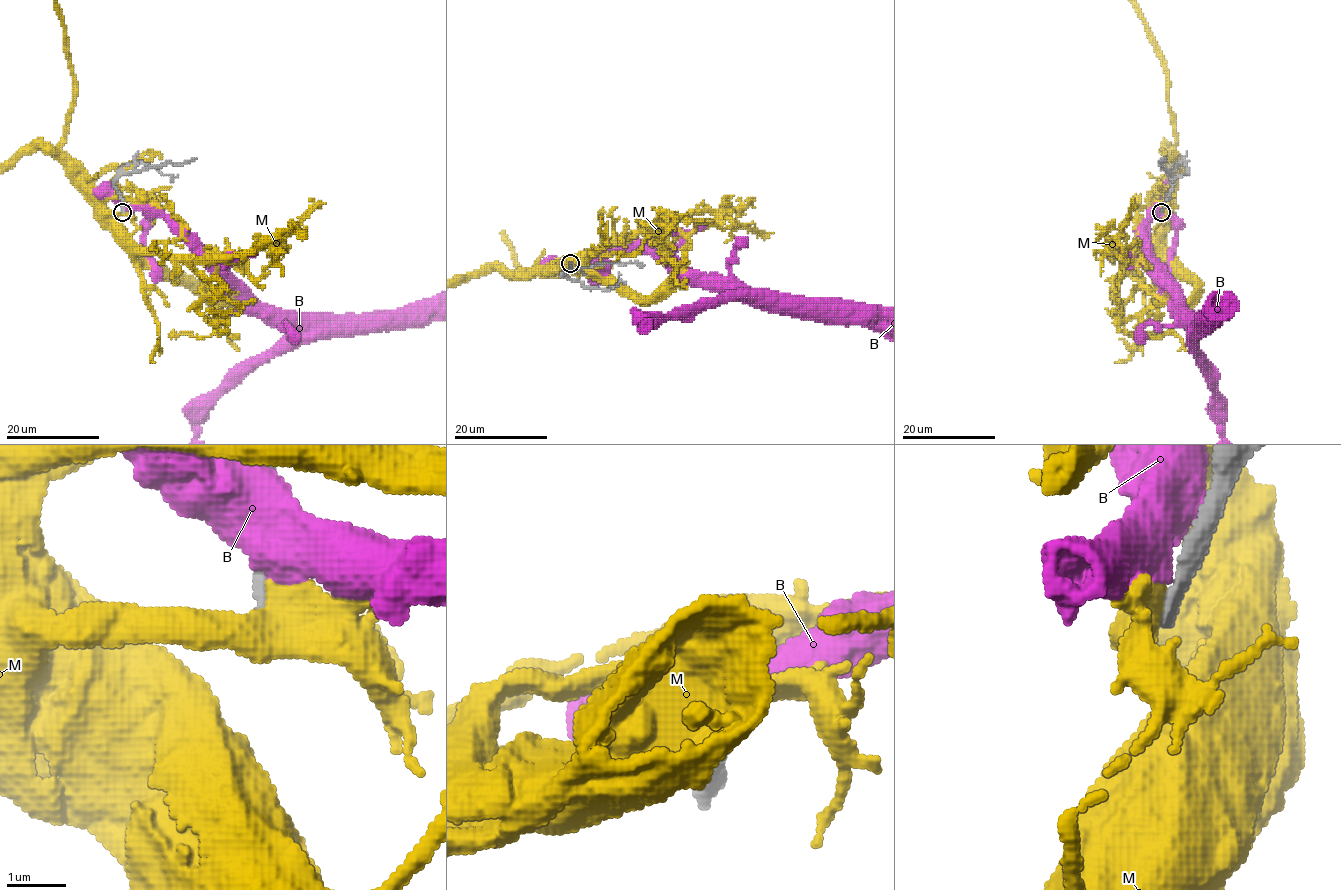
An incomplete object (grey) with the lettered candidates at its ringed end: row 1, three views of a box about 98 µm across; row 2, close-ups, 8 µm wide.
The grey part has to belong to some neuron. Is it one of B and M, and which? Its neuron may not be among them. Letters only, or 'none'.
none

